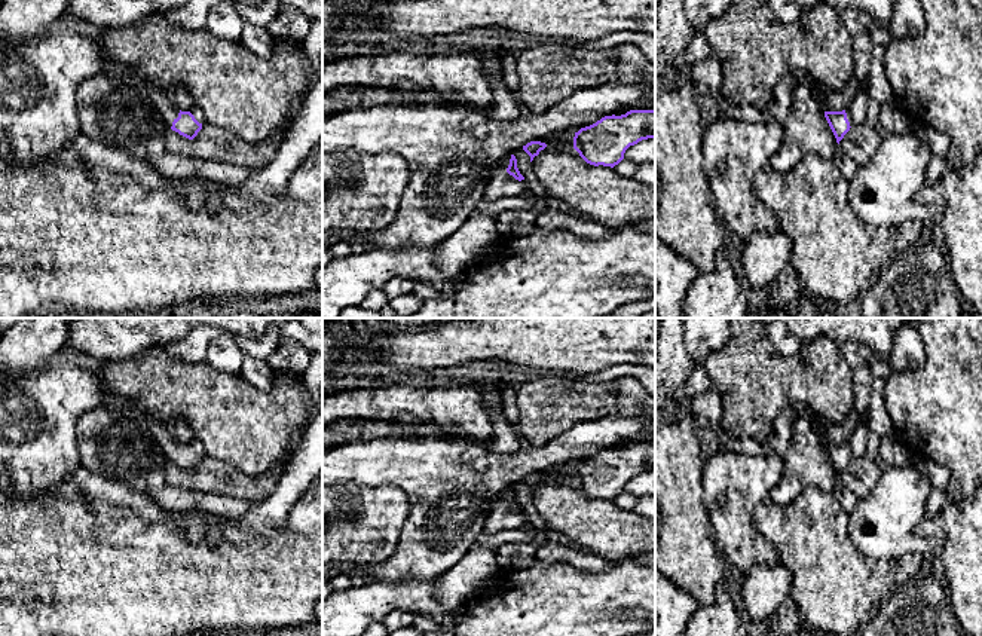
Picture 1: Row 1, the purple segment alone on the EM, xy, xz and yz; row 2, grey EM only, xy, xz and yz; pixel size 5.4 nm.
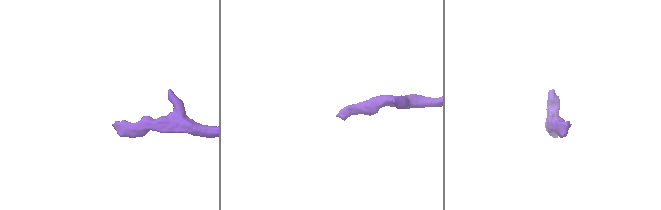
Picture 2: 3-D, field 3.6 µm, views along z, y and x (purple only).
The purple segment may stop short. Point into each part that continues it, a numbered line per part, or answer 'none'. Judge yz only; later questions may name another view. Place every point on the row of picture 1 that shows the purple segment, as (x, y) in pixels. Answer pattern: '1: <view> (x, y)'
1: yz (856, 113)

